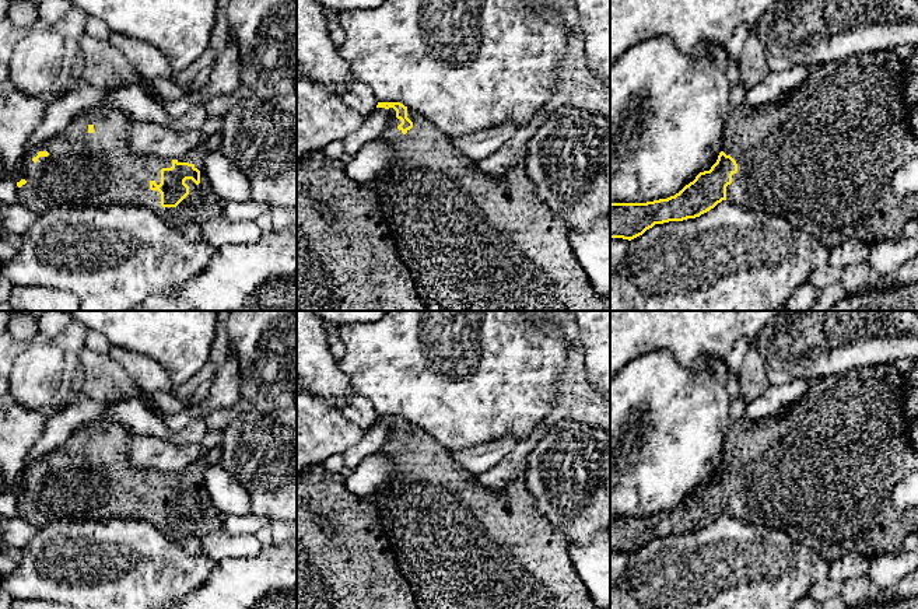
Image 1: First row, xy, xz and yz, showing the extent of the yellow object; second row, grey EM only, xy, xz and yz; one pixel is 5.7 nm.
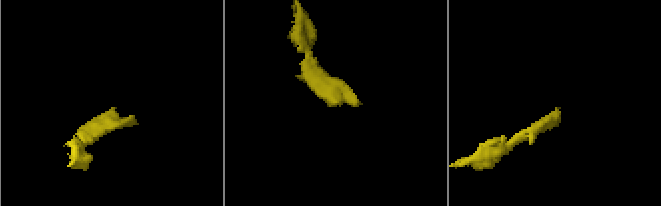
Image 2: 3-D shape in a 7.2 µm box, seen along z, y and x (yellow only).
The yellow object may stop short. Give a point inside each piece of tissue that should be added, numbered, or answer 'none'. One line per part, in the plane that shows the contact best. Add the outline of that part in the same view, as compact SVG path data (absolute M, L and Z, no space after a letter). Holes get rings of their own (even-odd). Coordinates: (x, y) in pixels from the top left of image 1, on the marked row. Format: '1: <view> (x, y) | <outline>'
1: xy (83, 170) | M99 105L77 116L63 132L29 148L24 157L22 169L22 178L27 183L18 188L18 202L36 216L56 207L147 207L188 239L202 241L203 224L221 216L224 210L224 202L213 192L204 172L206 158L218 148L218 136L203 139L195 148L178 158L178 162L193 164L200 171L200 183L196 185L192 179L186 179L189 195L176 207L162 207L161 193L151 190L150 182L154 181L160 185L161 169L171 168L172 160L133 153L129 146L129 125L132 119L130 113L119 108Z

